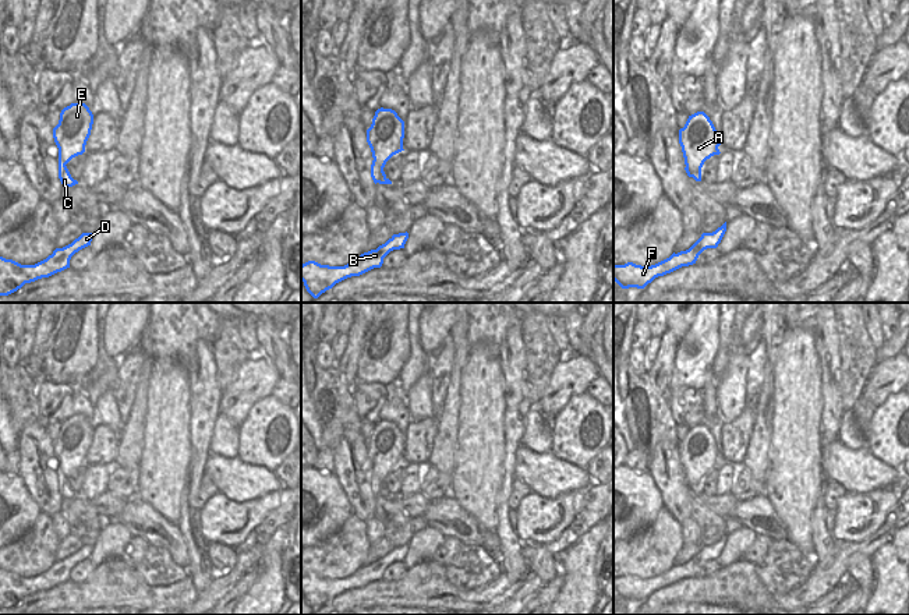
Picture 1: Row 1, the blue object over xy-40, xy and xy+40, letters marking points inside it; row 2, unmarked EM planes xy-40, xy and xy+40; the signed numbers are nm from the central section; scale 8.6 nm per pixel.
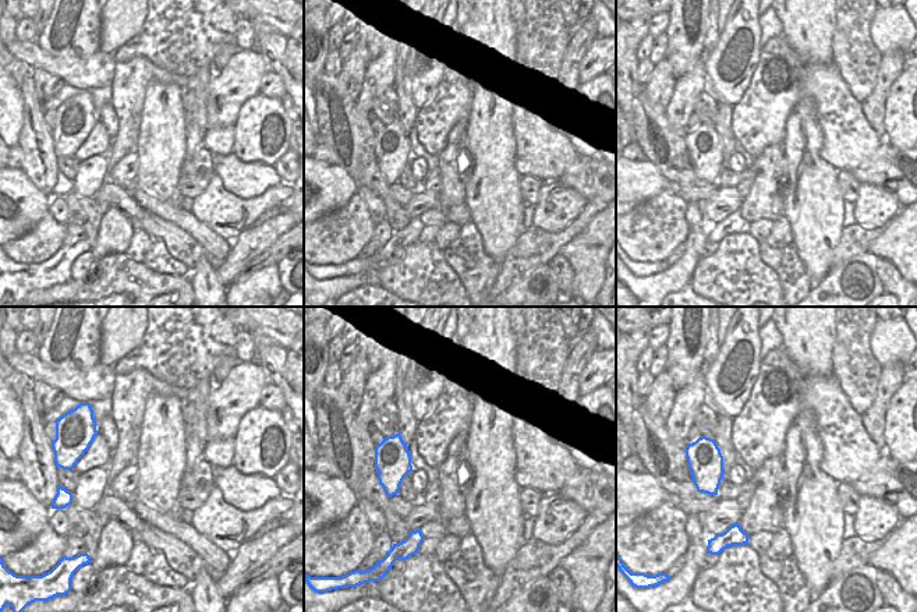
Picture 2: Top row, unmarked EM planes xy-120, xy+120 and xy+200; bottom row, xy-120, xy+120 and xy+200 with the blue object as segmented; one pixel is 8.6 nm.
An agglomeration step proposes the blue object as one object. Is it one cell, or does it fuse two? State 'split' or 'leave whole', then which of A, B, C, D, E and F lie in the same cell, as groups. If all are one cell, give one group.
split; groups A E / B C D F

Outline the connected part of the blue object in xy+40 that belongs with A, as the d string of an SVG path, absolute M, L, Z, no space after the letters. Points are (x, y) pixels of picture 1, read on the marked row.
M704 112L689 116L683 128L679 130L685 165L693 177L701 181L701 167L707 159L719 155L718 132Z

